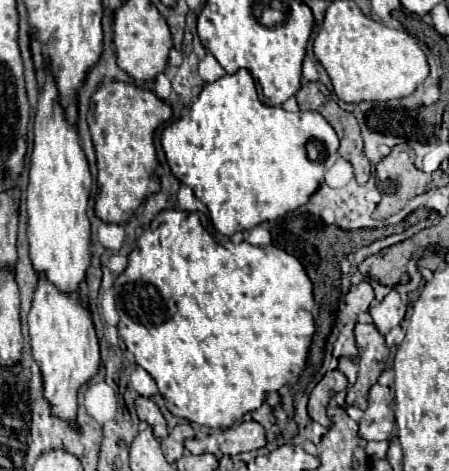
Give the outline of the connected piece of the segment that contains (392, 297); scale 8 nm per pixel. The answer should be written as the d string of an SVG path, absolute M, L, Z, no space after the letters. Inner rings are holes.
M390 291L382 303L378 303L376 307L370 307L370 315L374 319L376 329L386 335L392 327L400 325L400 321L406 315L406 303L402 303L400 295L397 291Z

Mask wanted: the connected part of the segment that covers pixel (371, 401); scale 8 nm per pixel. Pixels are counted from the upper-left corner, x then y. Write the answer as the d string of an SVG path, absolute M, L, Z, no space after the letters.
M376 383L368 395L368 409L360 421L358 435L366 441L386 441L394 433L392 395L386 385Z

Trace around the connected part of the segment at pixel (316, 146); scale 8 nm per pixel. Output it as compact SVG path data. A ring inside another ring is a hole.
M240 69L240 71L236 71L234 75L224 75L222 79L204 85L200 97L198 97L198 99L192 103L192 107L190 107L190 115L184 117L184 119L174 121L172 125L168 125L168 127L162 131L160 141L162 141L162 149L164 149L164 153L166 153L166 159L168 159L168 165L170 165L172 173L176 175L176 179L178 179L180 183L188 185L188 187L194 191L194 195L208 207L208 213L210 213L210 219L212 219L212 226L218 233L222 233L222 235L228 235L228 237L230 237L230 235L234 235L236 231L246 231L246 229L256 227L258 223L274 221L274 219L286 215L288 211L294 211L294 209L298 209L300 205L308 203L310 195L320 187L320 183L322 183L322 179L324 179L324 171L330 169L330 167L336 163L336 159L338 159L338 135L336 135L336 131L330 127L330 123L328 123L318 111L304 111L304 113L302 113L295 96L290 97L286 103L282 103L282 107L268 107L268 105L260 103L252 75L250 75L246 69Z

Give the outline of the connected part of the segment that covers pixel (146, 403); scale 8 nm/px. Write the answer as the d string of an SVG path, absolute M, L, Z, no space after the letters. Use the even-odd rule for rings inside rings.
M138 397L138 399L136 399L136 413L138 413L138 419L140 419L140 421L146 421L146 423L154 429L154 435L156 435L158 439L164 439L164 437L168 435L166 419L162 417L158 405L156 405L152 399Z

